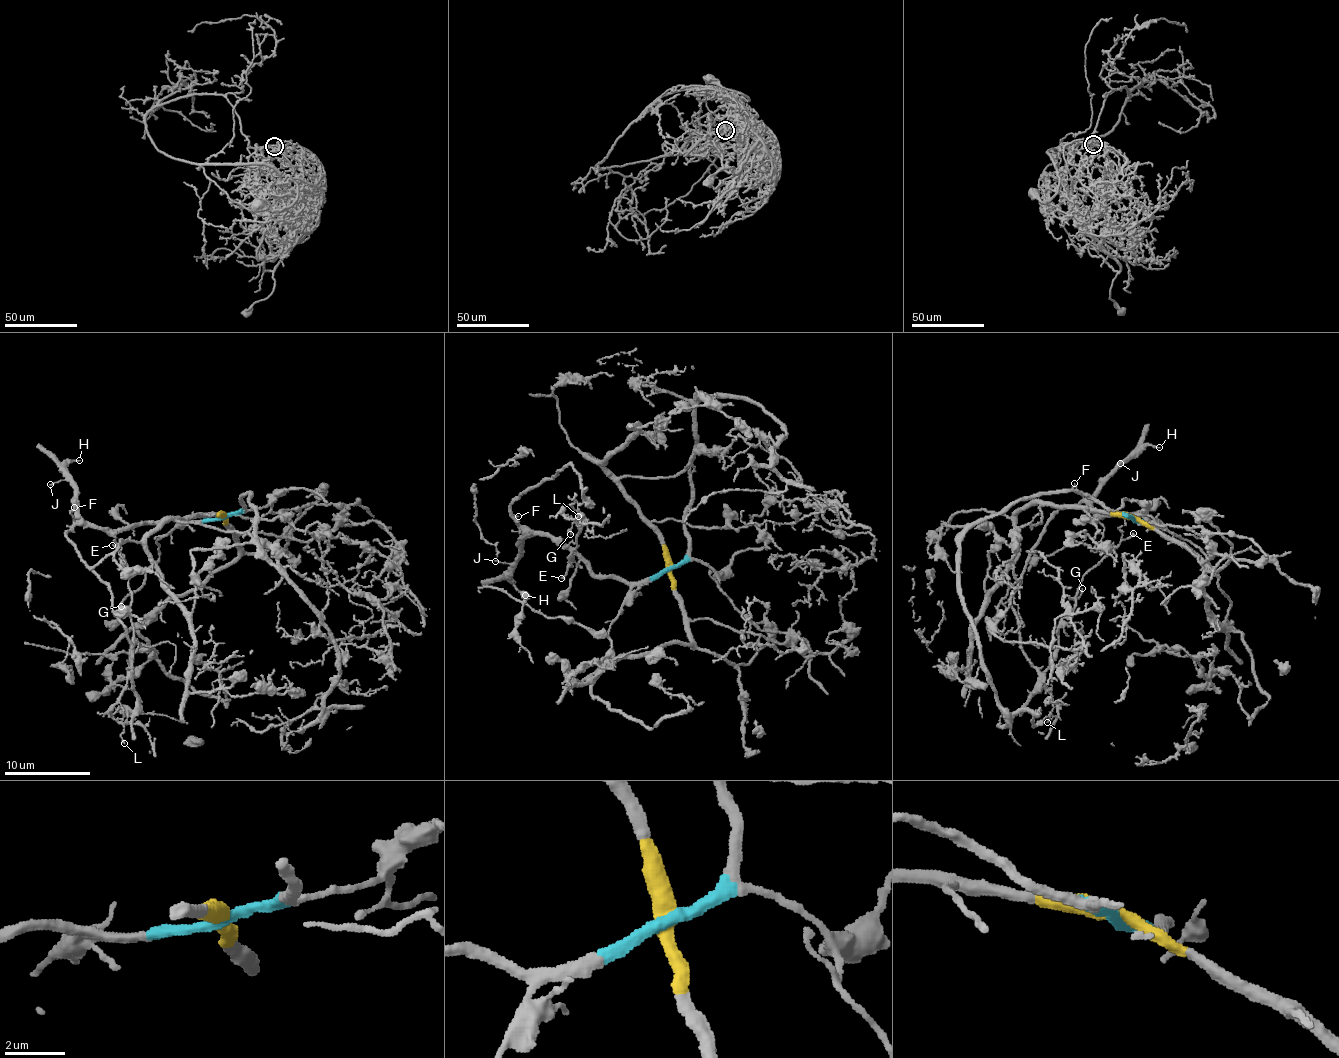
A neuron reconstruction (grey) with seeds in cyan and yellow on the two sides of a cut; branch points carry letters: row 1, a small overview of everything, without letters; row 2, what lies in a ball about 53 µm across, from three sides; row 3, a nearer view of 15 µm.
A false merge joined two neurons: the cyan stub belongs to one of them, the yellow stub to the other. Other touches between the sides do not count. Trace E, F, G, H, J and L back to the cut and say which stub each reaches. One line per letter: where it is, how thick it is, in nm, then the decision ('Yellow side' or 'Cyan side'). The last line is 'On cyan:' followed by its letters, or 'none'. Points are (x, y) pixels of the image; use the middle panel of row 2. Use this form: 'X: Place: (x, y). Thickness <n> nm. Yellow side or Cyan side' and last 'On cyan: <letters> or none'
E: Place: (561, 578). Thickness 140 nm. Cyan side
F: Place: (518, 516). Thickness 150 nm. Cyan side
G: Place: (570, 534). Thickness 80 nm. Cyan side
H: Place: (525, 595). Thickness 130 nm. Cyan side
J: Place: (495, 561). Thickness 100 nm. Cyan side
L: Place: (578, 516). Thickness 130 nm. Cyan side
On cyan: E, F, G, H, J, L

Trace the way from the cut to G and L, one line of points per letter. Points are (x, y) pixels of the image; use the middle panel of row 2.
G: (670, 568), (640, 581), (599, 577), (584, 562), (570, 560), (568, 566), (579, 528), (573, 522), (571, 534)
L: (670, 568), (640, 581), (599, 577), (580, 561), (568, 566), (581, 517), (565, 508), (565, 516), (577, 515)

